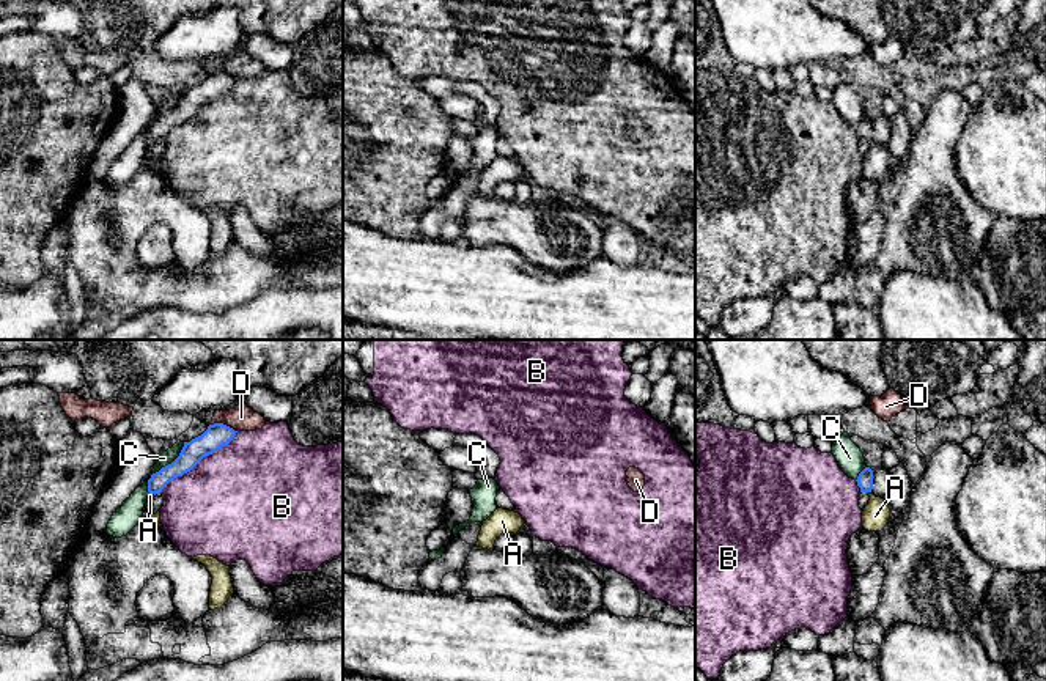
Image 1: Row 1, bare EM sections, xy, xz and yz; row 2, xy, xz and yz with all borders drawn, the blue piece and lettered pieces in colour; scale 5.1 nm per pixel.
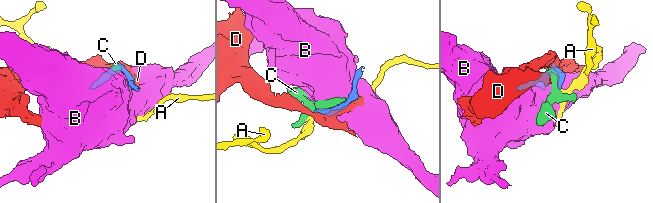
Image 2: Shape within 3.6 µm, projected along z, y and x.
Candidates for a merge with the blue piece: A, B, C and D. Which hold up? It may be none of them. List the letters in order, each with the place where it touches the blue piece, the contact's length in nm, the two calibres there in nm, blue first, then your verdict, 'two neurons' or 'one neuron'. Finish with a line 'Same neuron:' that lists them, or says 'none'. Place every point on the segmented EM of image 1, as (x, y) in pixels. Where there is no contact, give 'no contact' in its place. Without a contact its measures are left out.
A: xy (153, 493) | 30 nm | 100/20 nm | one neuron
B: xy (200, 460) | 500 nm | 120/500 nm | two neurons
C: xy (173, 461) | 240 nm | 120/80 nm | two neurons
D: xy (222, 423) | 150 nm | 120/140 nm | two neurons
Same neuron: A

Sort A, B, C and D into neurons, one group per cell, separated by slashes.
A / B / C / D

